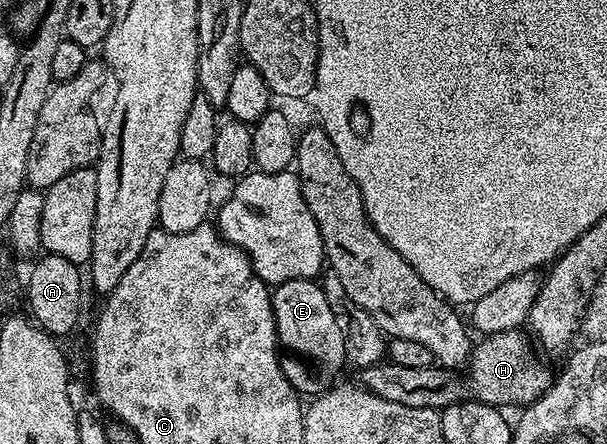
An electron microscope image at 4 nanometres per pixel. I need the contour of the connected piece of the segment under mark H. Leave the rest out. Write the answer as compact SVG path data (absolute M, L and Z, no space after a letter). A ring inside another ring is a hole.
M514 329L492 337L483 337L480 342L480 345L478 342L471 350L471 360L467 362L463 371L467 373L444 369L435 363L425 369L401 367L390 359L384 359L378 365L358 370L357 381L370 393L375 393L381 399L389 399L389 403L401 403L405 407L421 407L436 411L442 411L449 405L456 405L458 401L466 401L472 394L474 400L486 405L526 407L532 405L551 385L552 370L547 370L531 354L532 342L526 332Z

